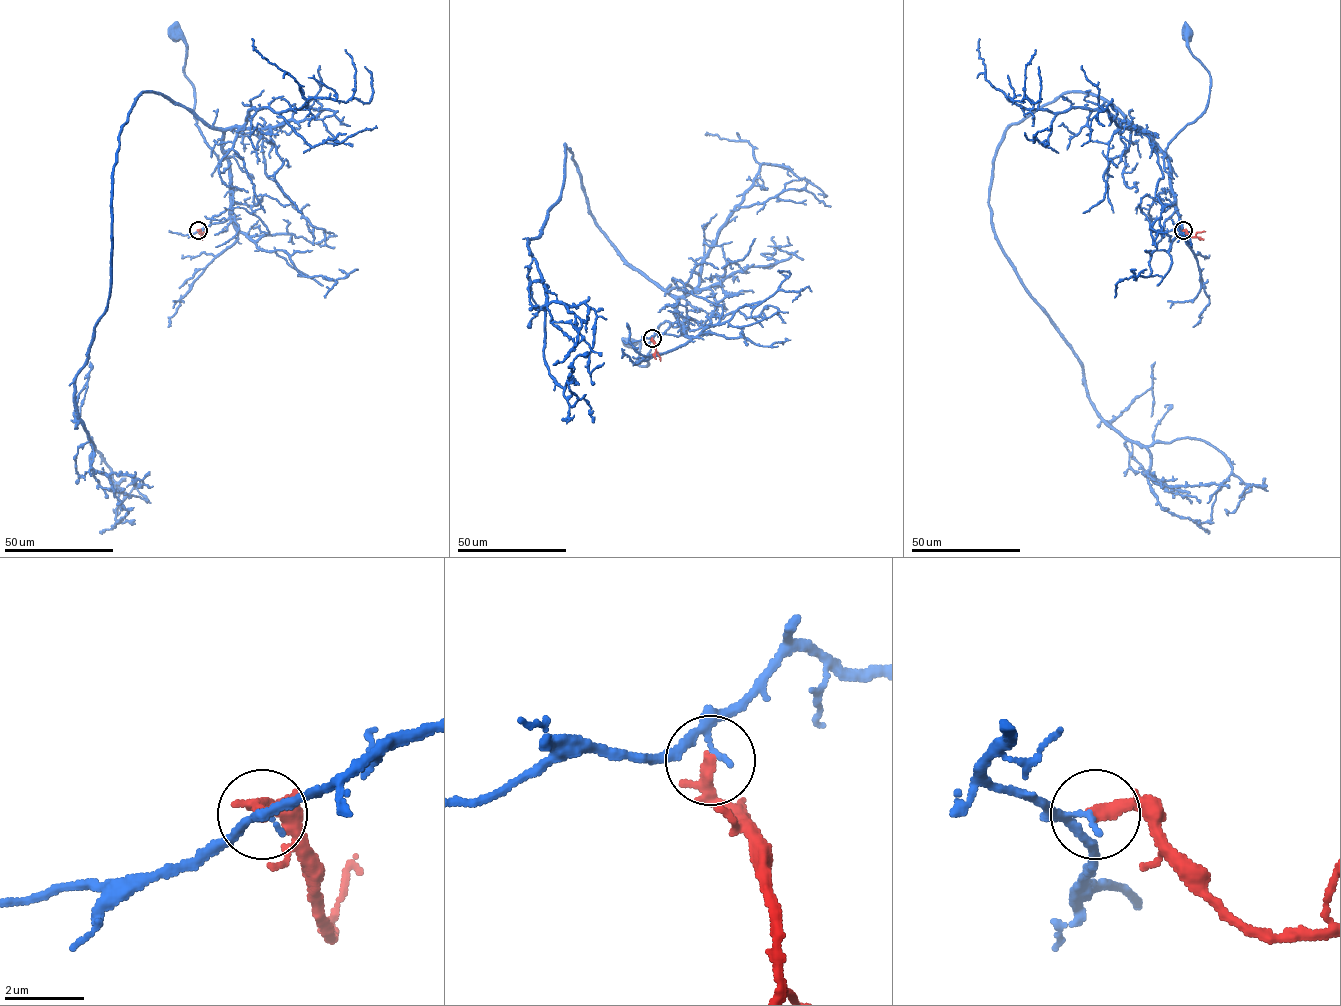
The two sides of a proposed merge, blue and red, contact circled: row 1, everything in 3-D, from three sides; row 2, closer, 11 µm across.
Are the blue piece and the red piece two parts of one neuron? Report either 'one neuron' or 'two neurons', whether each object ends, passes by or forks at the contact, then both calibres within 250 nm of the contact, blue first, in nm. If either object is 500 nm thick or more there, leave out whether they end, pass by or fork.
two neurons; blue passes by; red ends; calibres 160 and 340 nm

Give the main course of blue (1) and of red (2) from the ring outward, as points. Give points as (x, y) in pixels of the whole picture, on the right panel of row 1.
1: (1183, 230), (1177, 228), (1180, 221), (1166, 148), (1204, 110), (1210, 84), (1209, 72), (1188, 46), (1188, 34)
2: (1183, 230), (1192, 237), (1205, 231)

